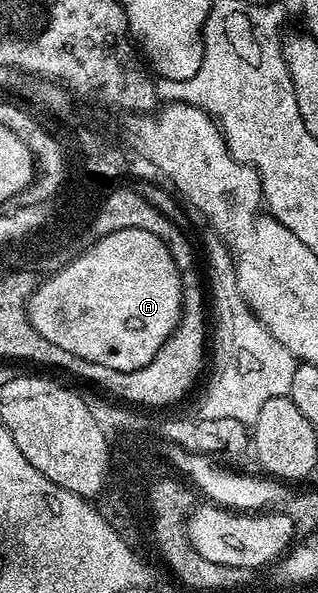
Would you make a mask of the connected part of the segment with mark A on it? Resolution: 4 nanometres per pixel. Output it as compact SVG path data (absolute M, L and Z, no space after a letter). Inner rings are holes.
M126 229L116 231L114 234L101 237L100 240L93 240L89 249L85 248L78 257L65 266L51 274L47 279L41 280L40 286L32 292L32 297L28 300L28 318L32 326L42 335L42 339L50 339L50 343L55 343L65 351L74 351L78 358L89 360L92 365L101 365L106 368L113 368L114 371L123 373L138 371L142 367L149 365L158 355L158 351L171 339L172 333L180 325L180 312L182 311L182 299L184 298L184 288L180 278L180 268L176 266L176 260L172 257L172 252L158 239L158 235L150 235L150 231L145 229Z

